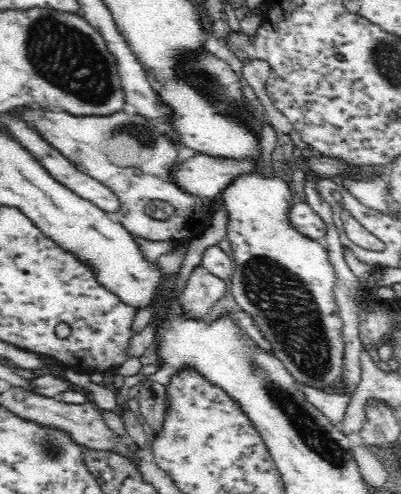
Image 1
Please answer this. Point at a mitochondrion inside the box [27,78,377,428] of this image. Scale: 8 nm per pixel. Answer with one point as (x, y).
(290, 311)

